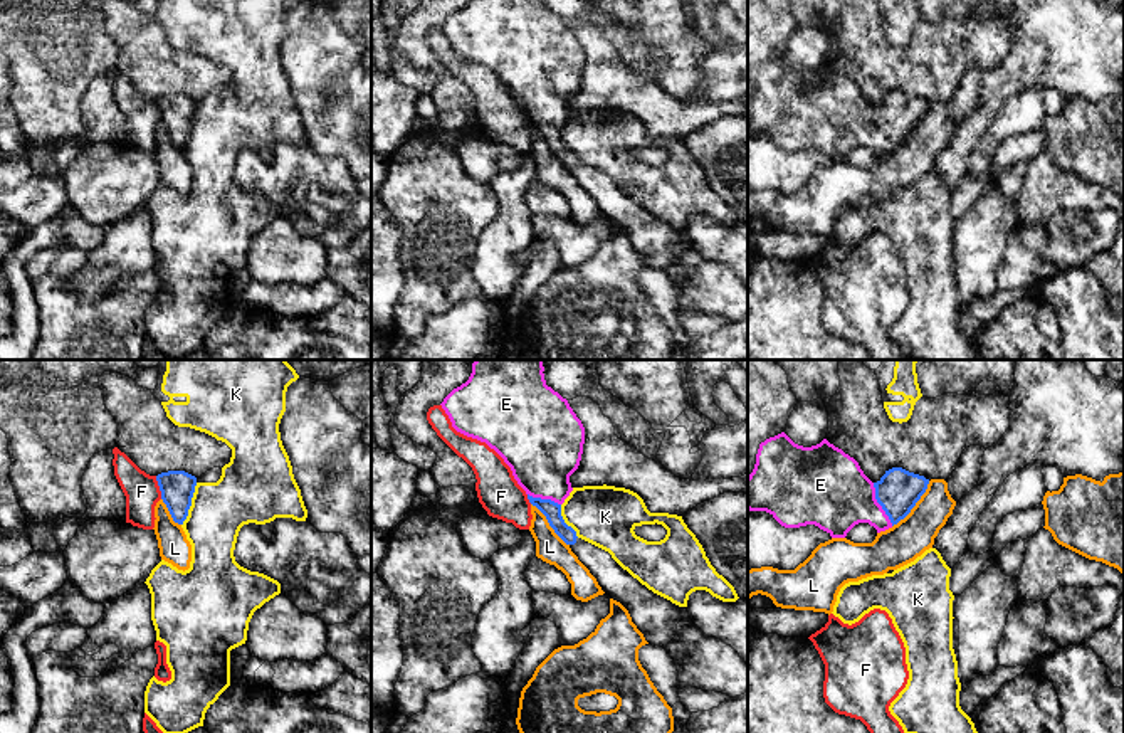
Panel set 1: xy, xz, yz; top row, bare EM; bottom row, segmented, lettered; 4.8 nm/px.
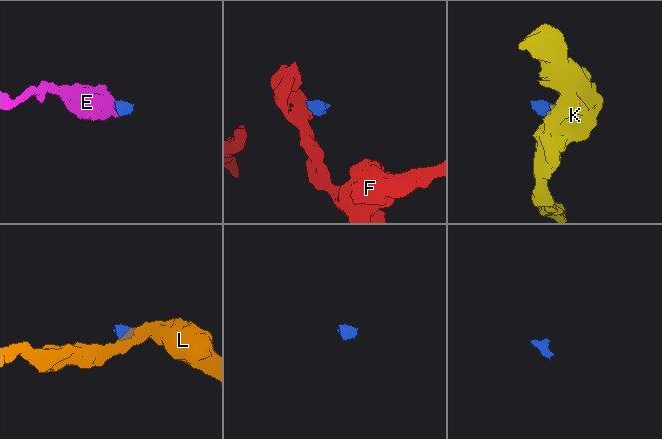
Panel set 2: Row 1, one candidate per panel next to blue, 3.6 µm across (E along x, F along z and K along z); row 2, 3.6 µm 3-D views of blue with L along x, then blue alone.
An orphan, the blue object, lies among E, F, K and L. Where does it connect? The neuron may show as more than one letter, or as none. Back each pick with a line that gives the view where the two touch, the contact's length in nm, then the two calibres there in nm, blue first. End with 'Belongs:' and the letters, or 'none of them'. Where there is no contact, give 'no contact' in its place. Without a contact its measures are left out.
E: yz | 220 nm | 200/360 nm
Belongs: E

